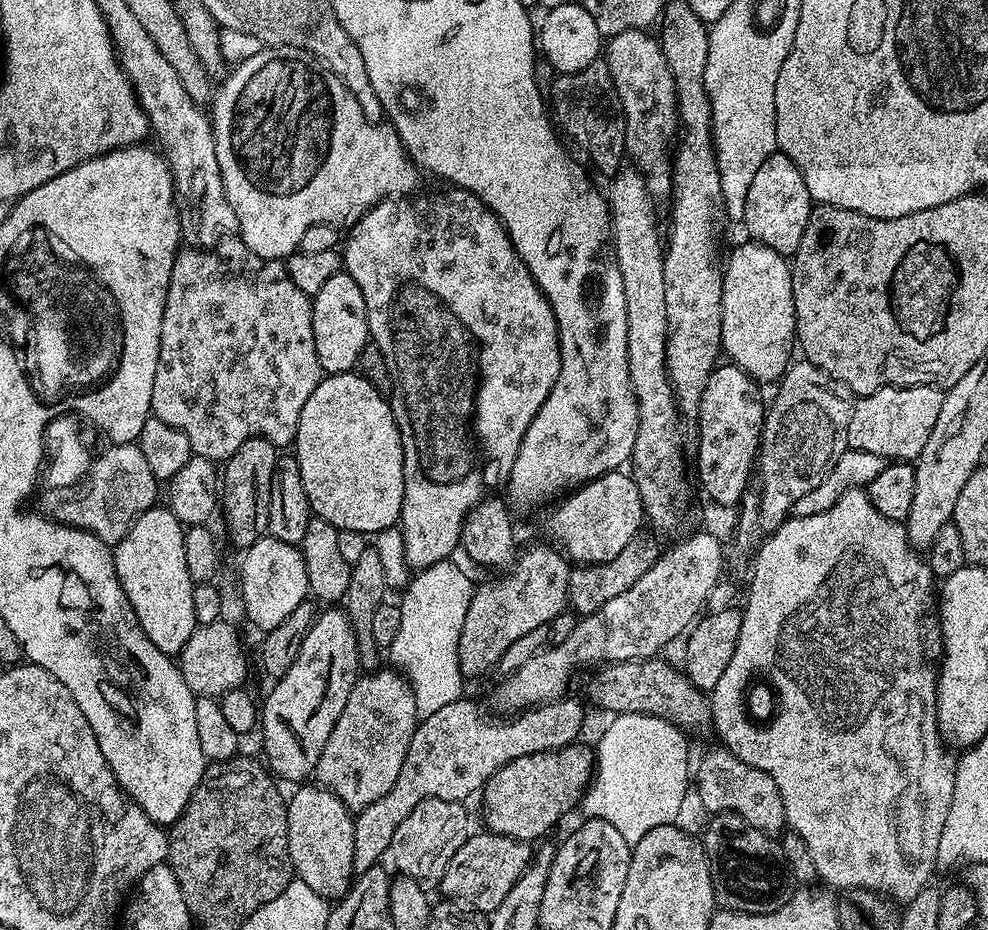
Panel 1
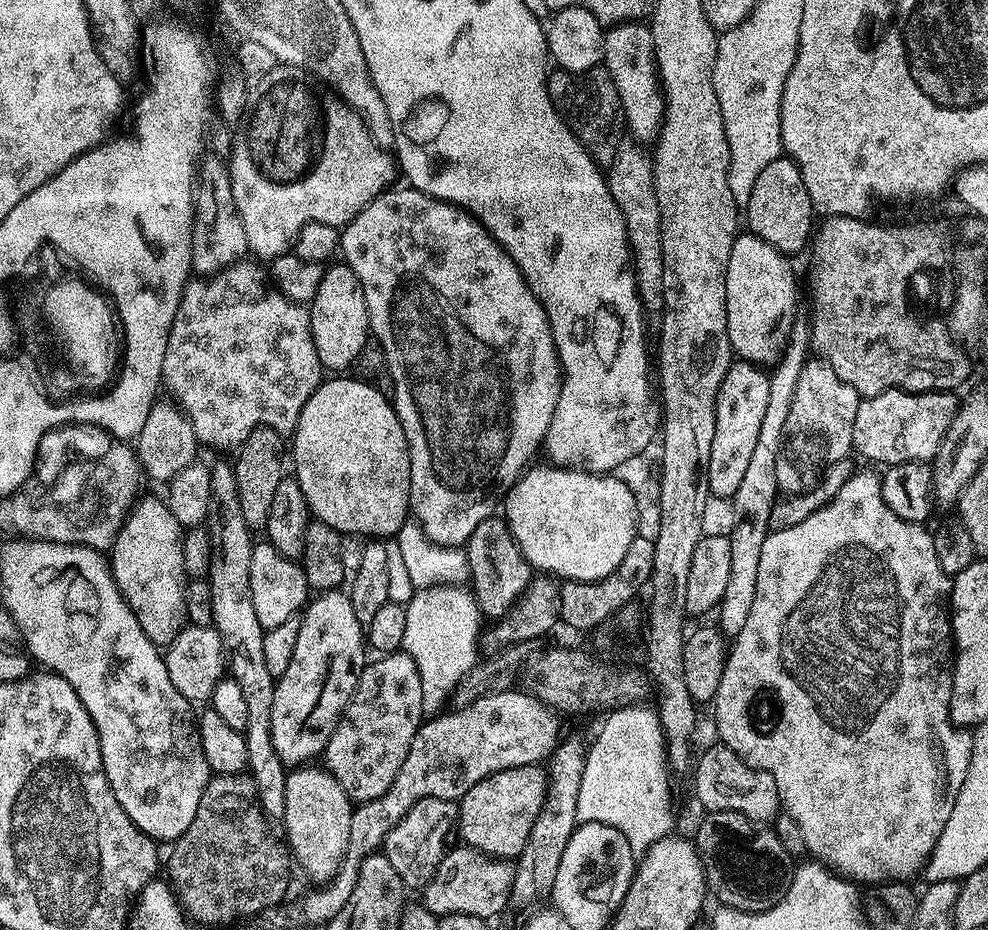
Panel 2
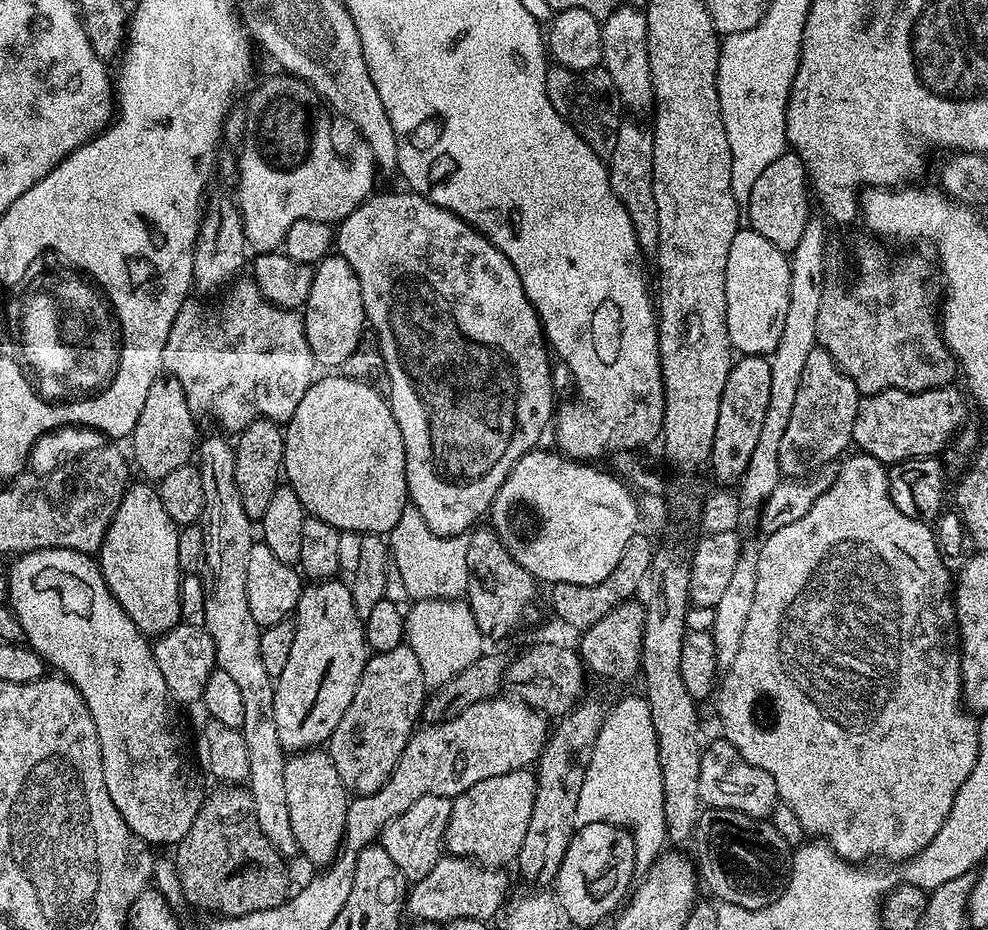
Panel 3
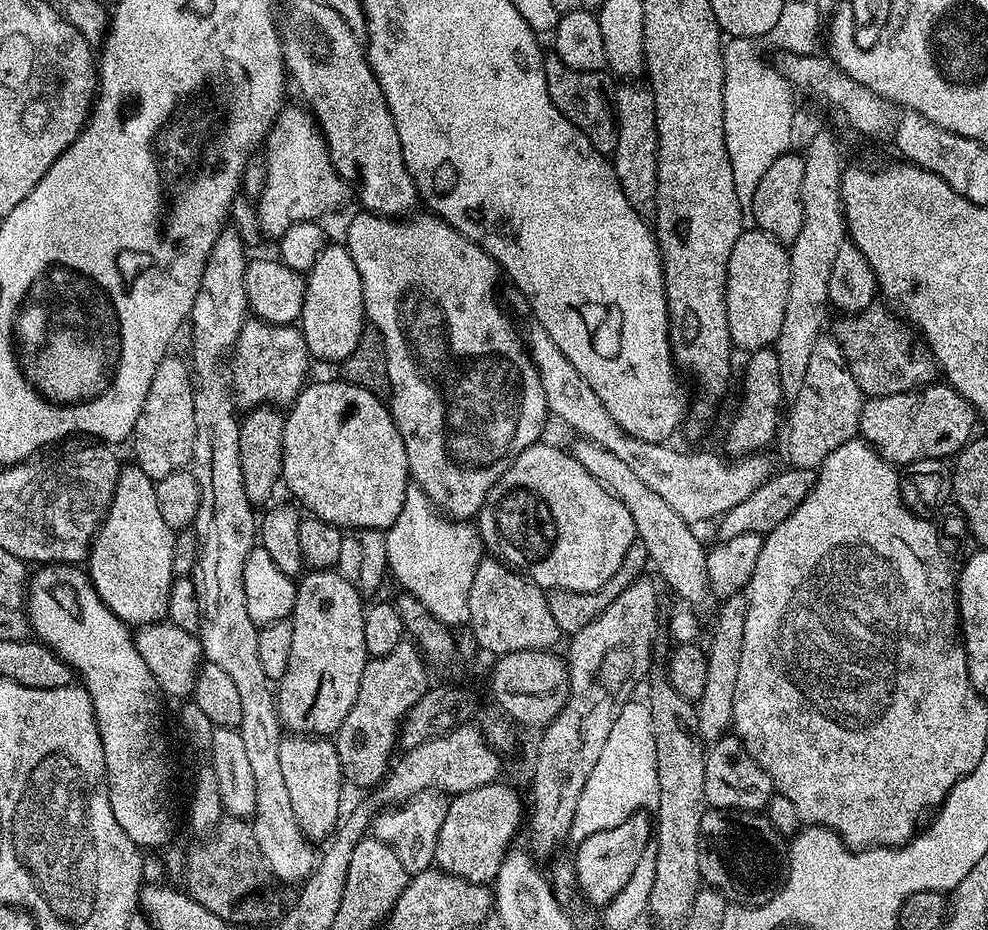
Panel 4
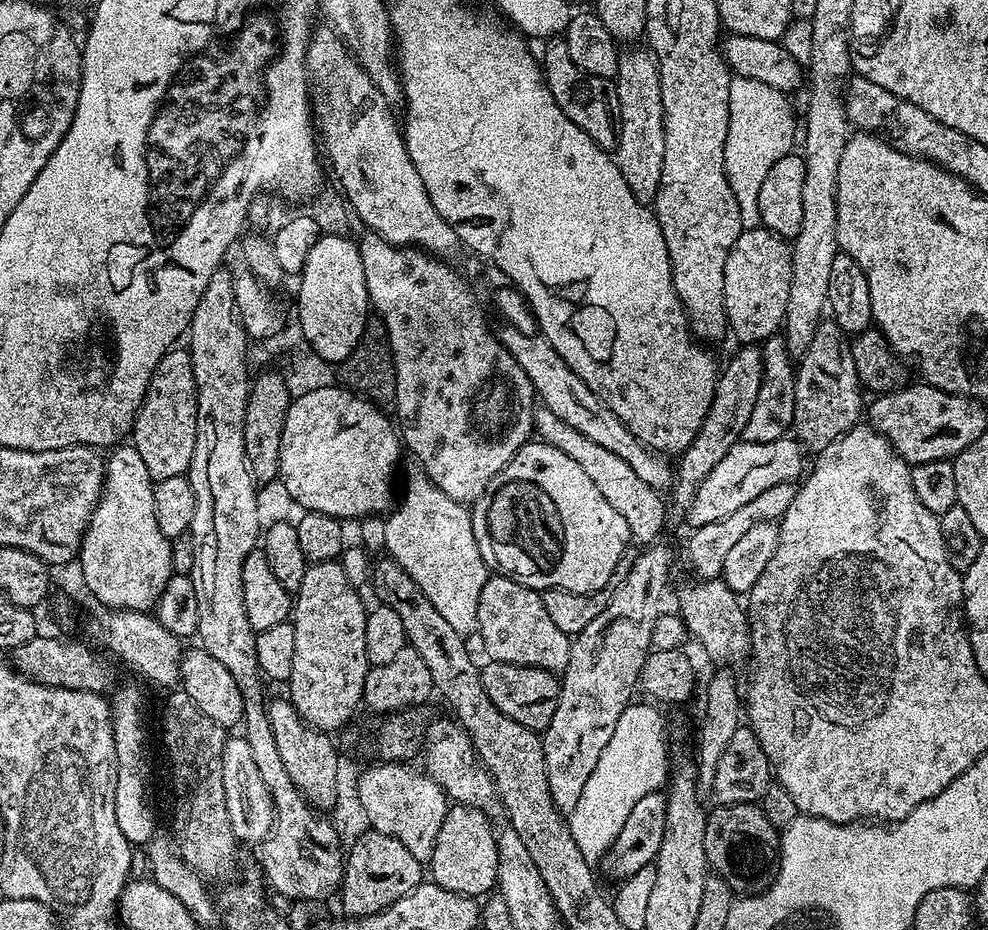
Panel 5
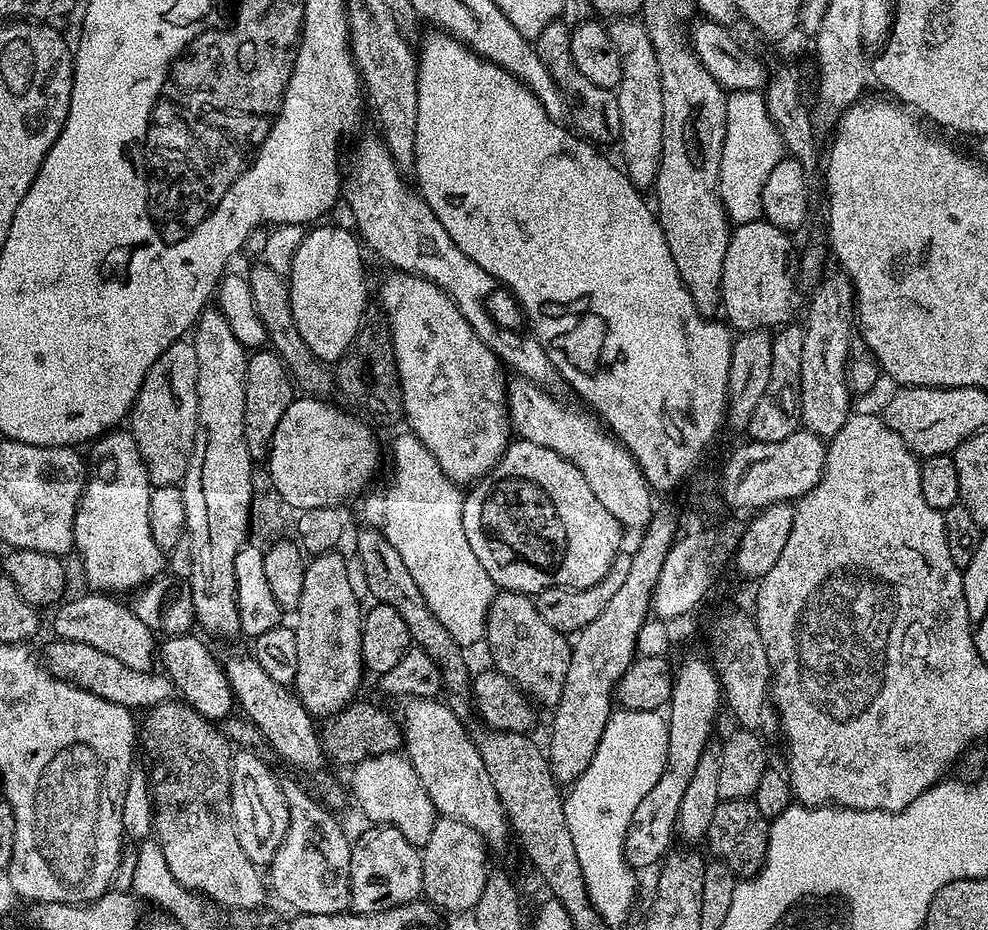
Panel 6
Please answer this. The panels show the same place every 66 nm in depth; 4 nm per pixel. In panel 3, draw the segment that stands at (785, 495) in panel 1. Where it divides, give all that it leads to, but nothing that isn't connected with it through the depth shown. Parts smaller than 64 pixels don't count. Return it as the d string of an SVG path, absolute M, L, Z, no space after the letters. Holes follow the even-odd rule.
M819 346L812 348L810 355L806 357L806 367L802 370L802 386L798 386L798 398L794 398L794 410L786 426L786 435L782 438L782 447L778 449L781 473L788 478L804 478L813 470L828 466L831 460L839 461L852 444L854 414L858 414L861 399L861 393L856 391L854 382L836 365L834 358L830 358L828 351Z

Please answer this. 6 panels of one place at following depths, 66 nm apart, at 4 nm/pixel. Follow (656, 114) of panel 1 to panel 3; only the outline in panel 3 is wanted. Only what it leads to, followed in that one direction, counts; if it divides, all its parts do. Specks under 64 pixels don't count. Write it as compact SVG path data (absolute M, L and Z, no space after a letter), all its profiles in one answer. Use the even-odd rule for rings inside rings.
M622 7L611 12L600 26L602 67L614 78L614 86L625 109L644 112L653 107L652 75L648 57L648 17L641 9Z

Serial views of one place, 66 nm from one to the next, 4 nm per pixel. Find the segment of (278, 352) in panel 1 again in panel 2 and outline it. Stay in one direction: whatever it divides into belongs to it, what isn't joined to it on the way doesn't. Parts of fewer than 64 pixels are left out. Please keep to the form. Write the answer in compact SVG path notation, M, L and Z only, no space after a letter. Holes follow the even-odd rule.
M241 258L235 263L221 268L220 271L205 275L203 278L189 279L184 286L184 292L180 295L180 305L176 310L176 317L170 326L170 334L166 342L166 354L162 362L162 384L181 412L187 418L194 434L197 445L208 448L229 448L235 450L240 443L254 431L255 428L273 428L282 438L291 437L298 426L298 418L302 414L302 406L314 394L314 390L322 383L326 376L326 369L320 365L318 350L314 350L314 338L312 337L312 318L309 309L305 305L297 304L295 300L280 293L279 288L269 286L269 277L251 259Z

